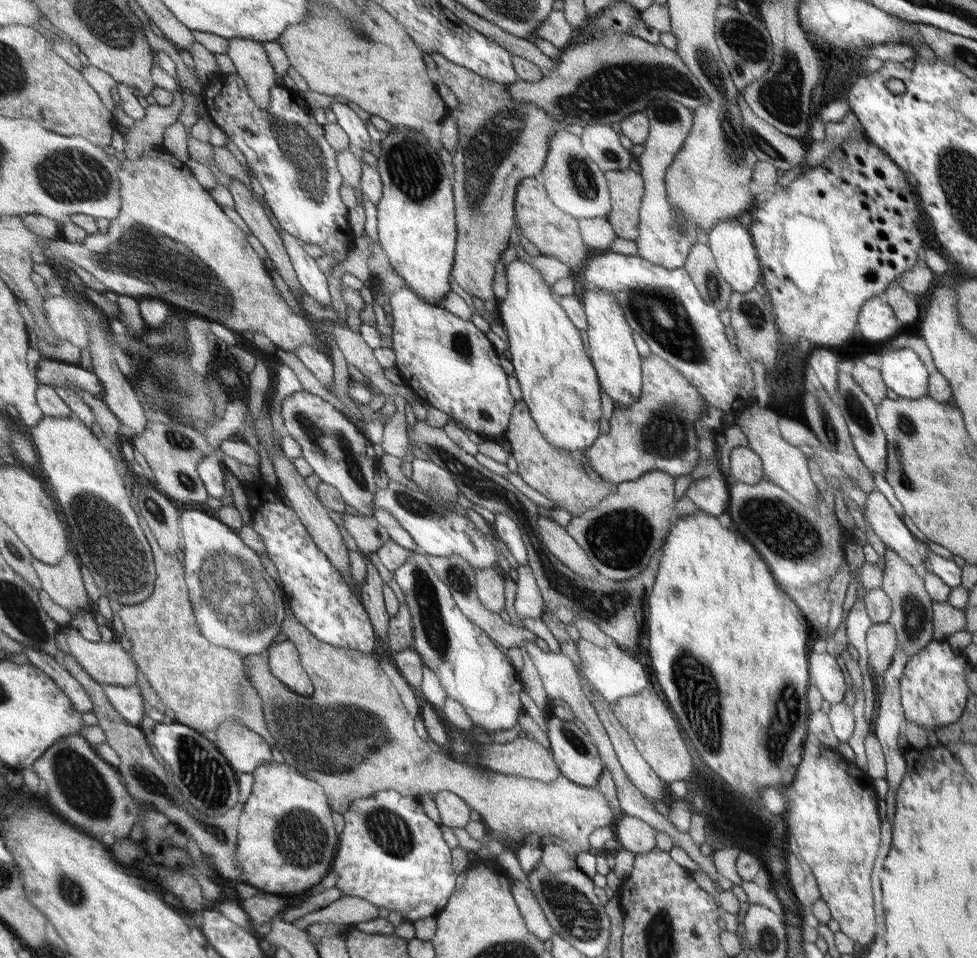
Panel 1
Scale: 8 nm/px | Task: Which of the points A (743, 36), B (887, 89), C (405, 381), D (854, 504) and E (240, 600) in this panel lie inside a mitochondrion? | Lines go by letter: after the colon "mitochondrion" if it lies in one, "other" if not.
A: mitochondrion
B: other
C: other
D: other
E: mitochondrion

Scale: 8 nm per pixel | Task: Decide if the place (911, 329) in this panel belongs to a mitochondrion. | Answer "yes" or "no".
no

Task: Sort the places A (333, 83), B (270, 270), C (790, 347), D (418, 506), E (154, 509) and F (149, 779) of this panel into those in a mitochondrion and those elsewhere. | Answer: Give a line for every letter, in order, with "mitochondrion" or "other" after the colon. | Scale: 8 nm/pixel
A: other
B: other
C: other
D: mitochondrion
E: mitochondrion
F: mitochondrion

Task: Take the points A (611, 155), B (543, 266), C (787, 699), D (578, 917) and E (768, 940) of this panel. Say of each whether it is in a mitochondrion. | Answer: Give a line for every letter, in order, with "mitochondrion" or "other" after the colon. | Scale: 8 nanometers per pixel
A: mitochondrion
B: other
C: mitochondrion
D: mitochondrion
E: mitochondrion

